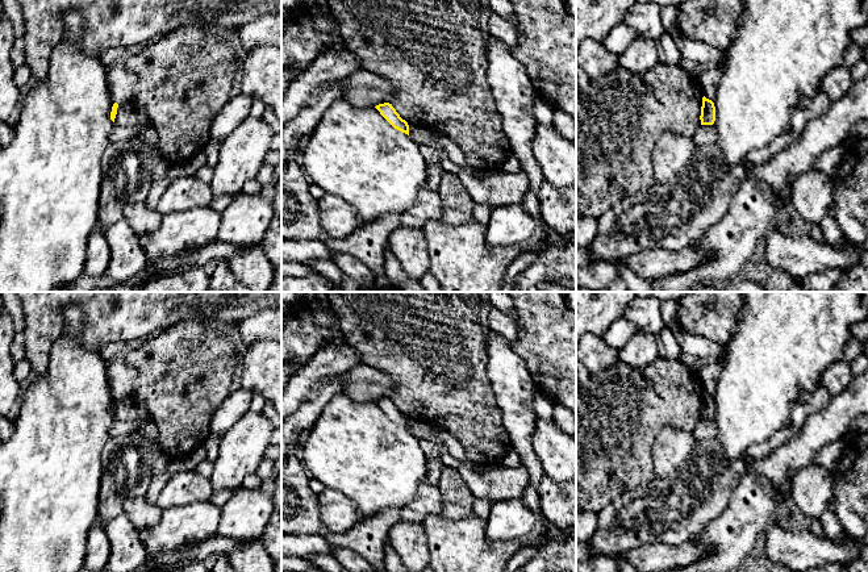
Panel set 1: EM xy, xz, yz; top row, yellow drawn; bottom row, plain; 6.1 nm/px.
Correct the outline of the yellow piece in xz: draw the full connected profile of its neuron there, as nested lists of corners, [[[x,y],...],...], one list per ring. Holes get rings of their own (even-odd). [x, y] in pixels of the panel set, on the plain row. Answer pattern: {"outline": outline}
{"outline": [[[389,397],[379,398],[375,401],[380,409],[397,425],[409,430],[409,419],[400,412],[396,404]]]}

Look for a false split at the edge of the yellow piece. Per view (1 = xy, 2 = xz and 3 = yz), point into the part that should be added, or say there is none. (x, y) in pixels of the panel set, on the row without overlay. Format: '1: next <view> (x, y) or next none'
1: next none
2: next none
3: next none

